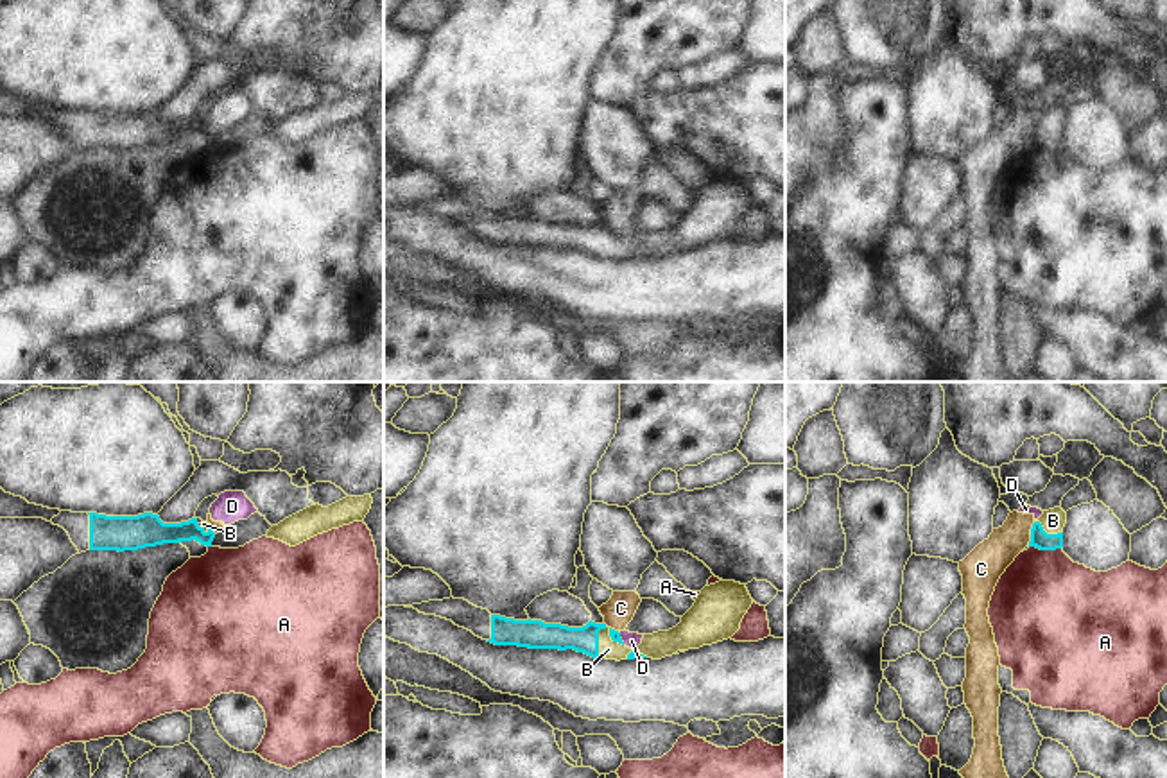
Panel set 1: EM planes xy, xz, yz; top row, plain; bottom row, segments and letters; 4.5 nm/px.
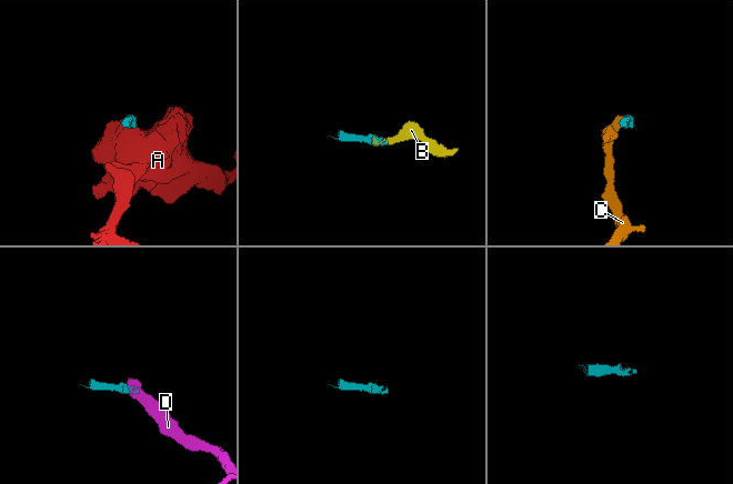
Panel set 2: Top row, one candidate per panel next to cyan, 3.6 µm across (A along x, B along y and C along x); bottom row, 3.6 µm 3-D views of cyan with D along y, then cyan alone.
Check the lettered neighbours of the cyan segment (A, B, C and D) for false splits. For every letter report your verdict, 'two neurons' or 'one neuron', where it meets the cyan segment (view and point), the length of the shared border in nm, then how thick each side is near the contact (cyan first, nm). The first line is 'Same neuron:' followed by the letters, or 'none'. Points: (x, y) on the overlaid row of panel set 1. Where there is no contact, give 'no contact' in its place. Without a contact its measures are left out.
Same neuron: B
A: two neurons; meets cyan in yz at (1045, 549); contact 140 nm long; 80 nm thick on the cyan side, 460 nm on the other
B: one neuron; meets cyan in xz at (610, 635); contact 150 nm long; 120 nm thick on the cyan side, 90 nm on the other
C: two neurons; meets cyan in yz at (1031, 535); contact 120 nm long; 80 nm thick on the cyan side, 170 nm on the other
D: two neurons; meets cyan in xz at (621, 639); contact 70 nm long; 50 nm thick on the cyan side, 70 nm on the other

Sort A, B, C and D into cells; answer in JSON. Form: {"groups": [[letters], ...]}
{"groups": [["A"], ["B"], ["C", "D"]]}

